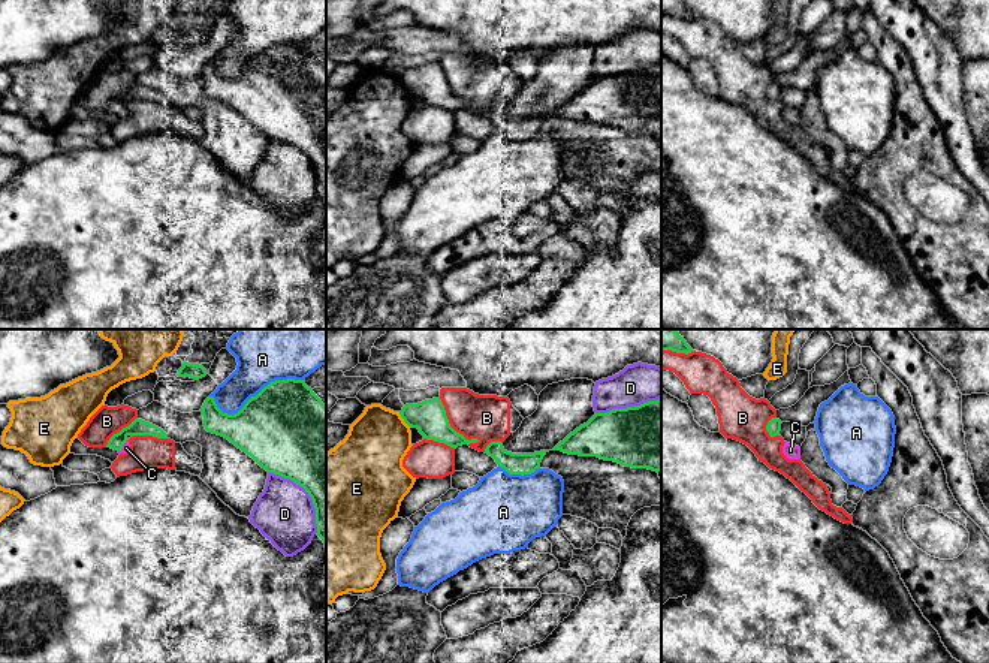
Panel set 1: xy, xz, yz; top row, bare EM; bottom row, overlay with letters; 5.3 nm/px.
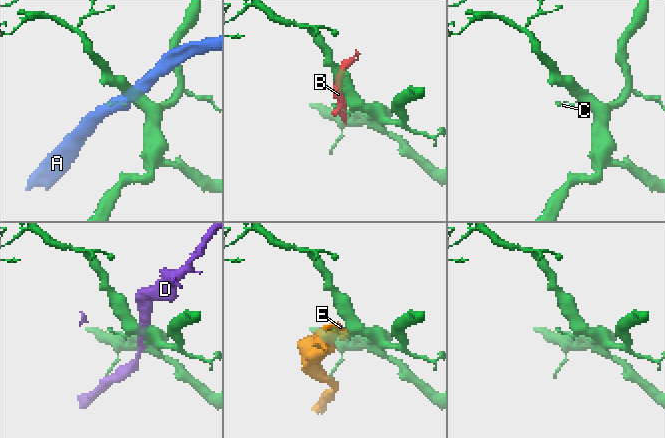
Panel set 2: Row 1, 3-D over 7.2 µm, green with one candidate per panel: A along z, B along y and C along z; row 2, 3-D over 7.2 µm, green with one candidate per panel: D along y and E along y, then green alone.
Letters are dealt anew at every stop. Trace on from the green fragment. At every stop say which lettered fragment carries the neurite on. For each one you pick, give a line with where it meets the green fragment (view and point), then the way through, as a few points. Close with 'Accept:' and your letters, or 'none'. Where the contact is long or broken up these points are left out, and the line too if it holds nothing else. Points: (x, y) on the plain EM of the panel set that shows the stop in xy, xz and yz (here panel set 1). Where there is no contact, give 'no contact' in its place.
C: meets green in xy at (123, 110)
Accept: C

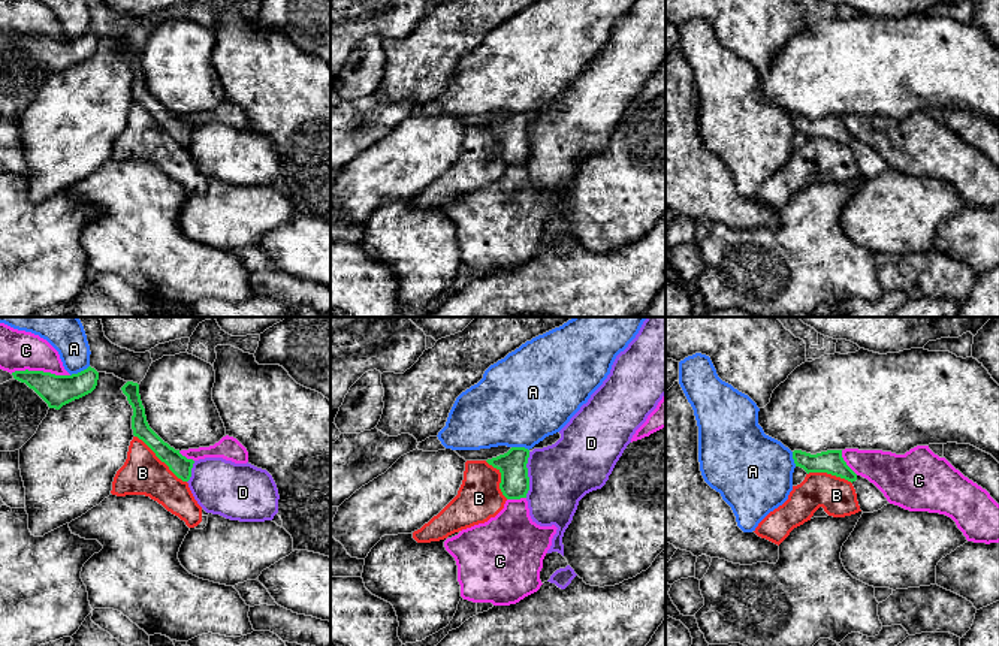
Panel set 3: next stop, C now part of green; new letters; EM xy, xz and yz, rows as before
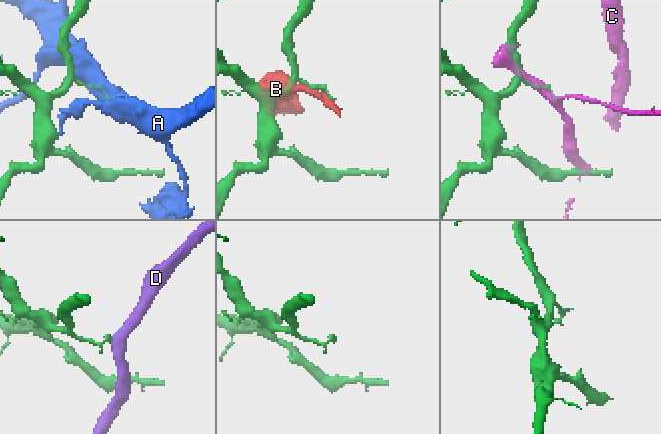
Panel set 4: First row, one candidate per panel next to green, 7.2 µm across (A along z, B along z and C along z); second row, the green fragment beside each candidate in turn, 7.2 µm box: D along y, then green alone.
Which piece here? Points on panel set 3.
Accept: none

